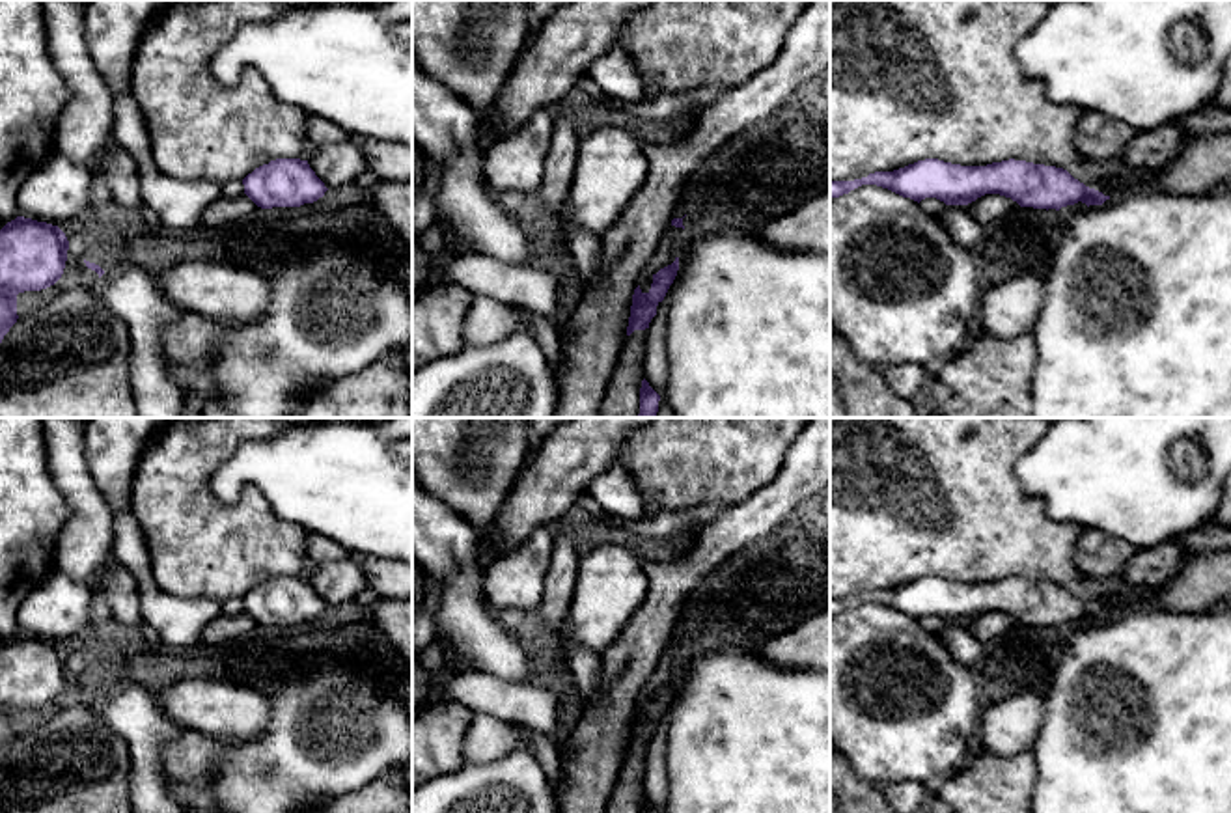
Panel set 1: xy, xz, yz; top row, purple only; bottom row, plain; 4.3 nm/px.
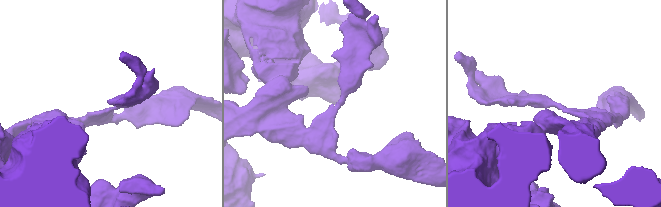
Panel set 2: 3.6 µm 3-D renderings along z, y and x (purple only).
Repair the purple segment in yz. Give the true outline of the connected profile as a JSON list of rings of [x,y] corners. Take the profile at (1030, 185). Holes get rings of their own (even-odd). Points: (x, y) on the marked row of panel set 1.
[[[925,158],[893,172],[875,172],[854,181],[832,181],[830,198],[839,198],[862,185],[877,185],[903,198],[921,201],[936,198],[946,205],[968,205],[985,194],[1011,198],[1020,207],[1056,209],[1078,201],[1102,205],[1110,196],[1086,186],[1067,170],[1026,160],[1002,160],[987,166],[961,166]]]

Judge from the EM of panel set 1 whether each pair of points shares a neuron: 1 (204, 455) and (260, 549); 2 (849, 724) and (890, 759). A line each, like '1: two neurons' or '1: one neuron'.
1: one neuron
2: one neuron

